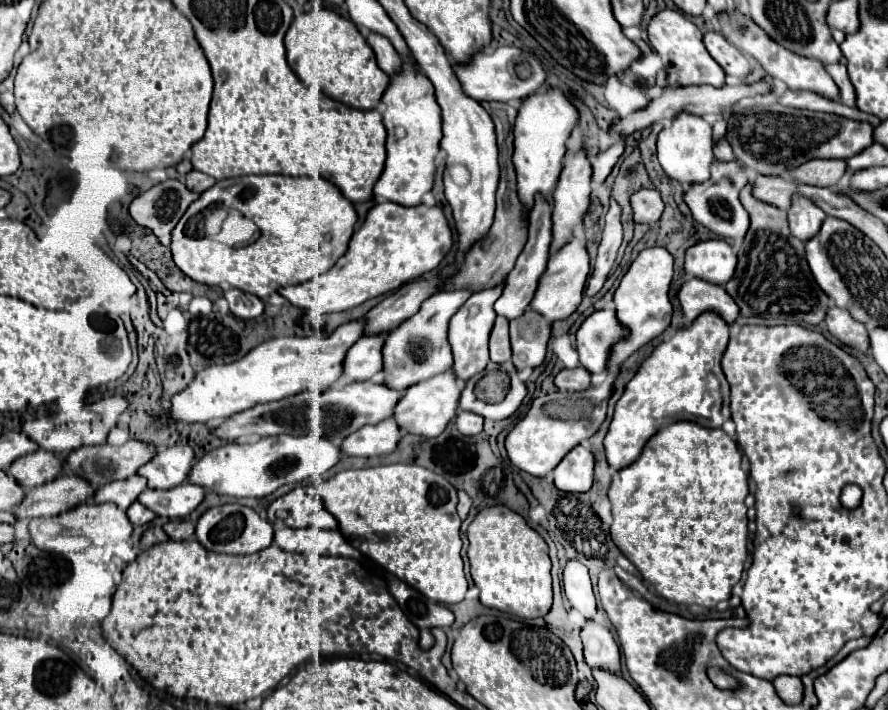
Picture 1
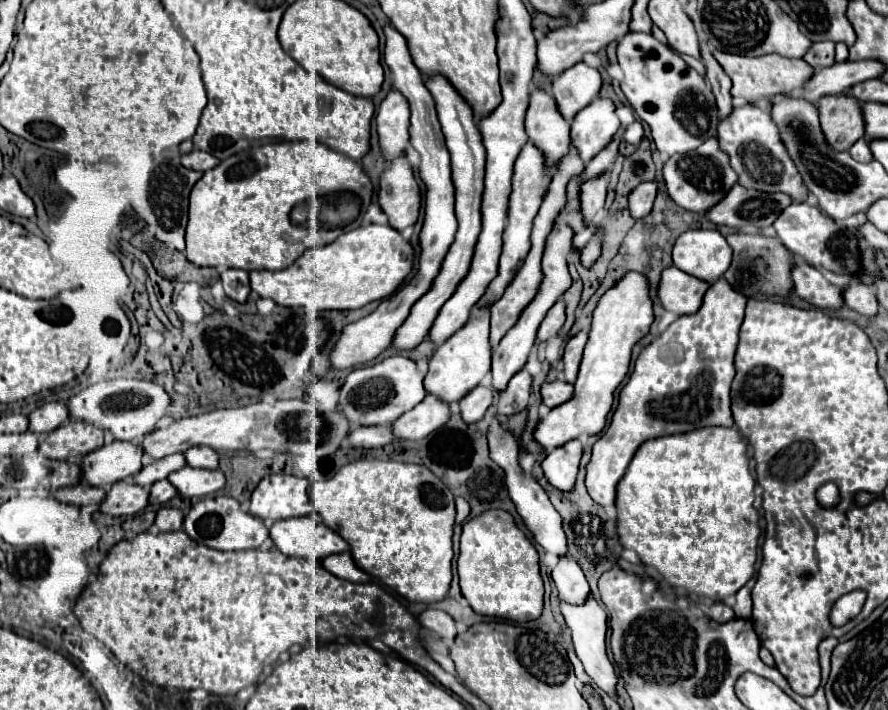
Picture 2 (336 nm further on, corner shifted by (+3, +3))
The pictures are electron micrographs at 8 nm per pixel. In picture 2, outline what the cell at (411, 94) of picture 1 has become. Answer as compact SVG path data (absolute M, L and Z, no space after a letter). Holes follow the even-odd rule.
M405 156L395 158L381 176L379 204L395 230L413 226L421 210L421 192Z

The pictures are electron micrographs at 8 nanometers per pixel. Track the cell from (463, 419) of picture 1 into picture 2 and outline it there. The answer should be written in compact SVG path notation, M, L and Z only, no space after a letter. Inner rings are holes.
M475 386L475 390L467 392L461 400L459 400L459 408L461 408L461 416L467 424L479 422L487 408L493 404L493 390L487 386Z

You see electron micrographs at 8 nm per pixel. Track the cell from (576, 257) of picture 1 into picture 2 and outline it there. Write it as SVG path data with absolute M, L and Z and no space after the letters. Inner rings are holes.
M605 170L603 176L591 178L591 182L581 186L581 206L583 206L583 216L585 216L587 224L603 208L605 194L607 194L607 184L609 184L609 170Z

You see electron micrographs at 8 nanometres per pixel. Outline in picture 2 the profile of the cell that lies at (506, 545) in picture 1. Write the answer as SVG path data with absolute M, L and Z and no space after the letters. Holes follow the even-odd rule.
M487 510L487 514L481 514L475 520L469 520L463 524L457 572L459 572L461 594L465 596L465 600L477 614L511 618L517 622L529 622L529 620L539 618L539 614L543 610L543 580L539 574L537 550L529 542L529 538L517 528L517 524L509 512Z

